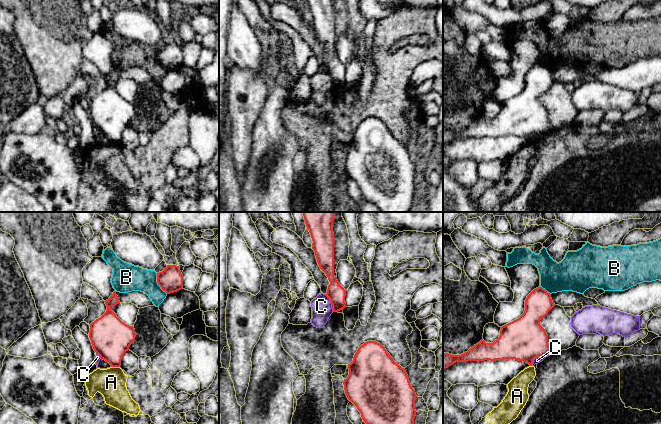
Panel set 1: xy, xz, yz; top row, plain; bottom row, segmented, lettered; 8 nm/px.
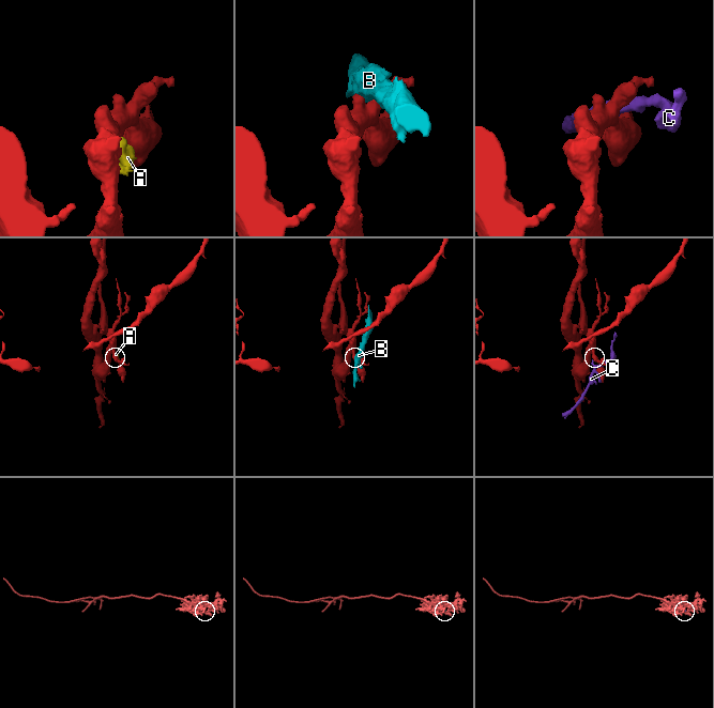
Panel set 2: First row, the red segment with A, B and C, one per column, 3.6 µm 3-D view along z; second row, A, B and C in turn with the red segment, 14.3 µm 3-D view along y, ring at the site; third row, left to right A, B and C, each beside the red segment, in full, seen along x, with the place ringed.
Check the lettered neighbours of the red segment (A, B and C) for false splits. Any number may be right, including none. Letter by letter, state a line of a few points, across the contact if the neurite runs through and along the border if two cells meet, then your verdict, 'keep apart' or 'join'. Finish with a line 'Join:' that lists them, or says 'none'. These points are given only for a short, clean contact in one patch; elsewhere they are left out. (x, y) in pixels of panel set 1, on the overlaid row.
A: xy (111, 366), (119, 367) | keep apart
B: keep apart
C: keep apart
Join: none

